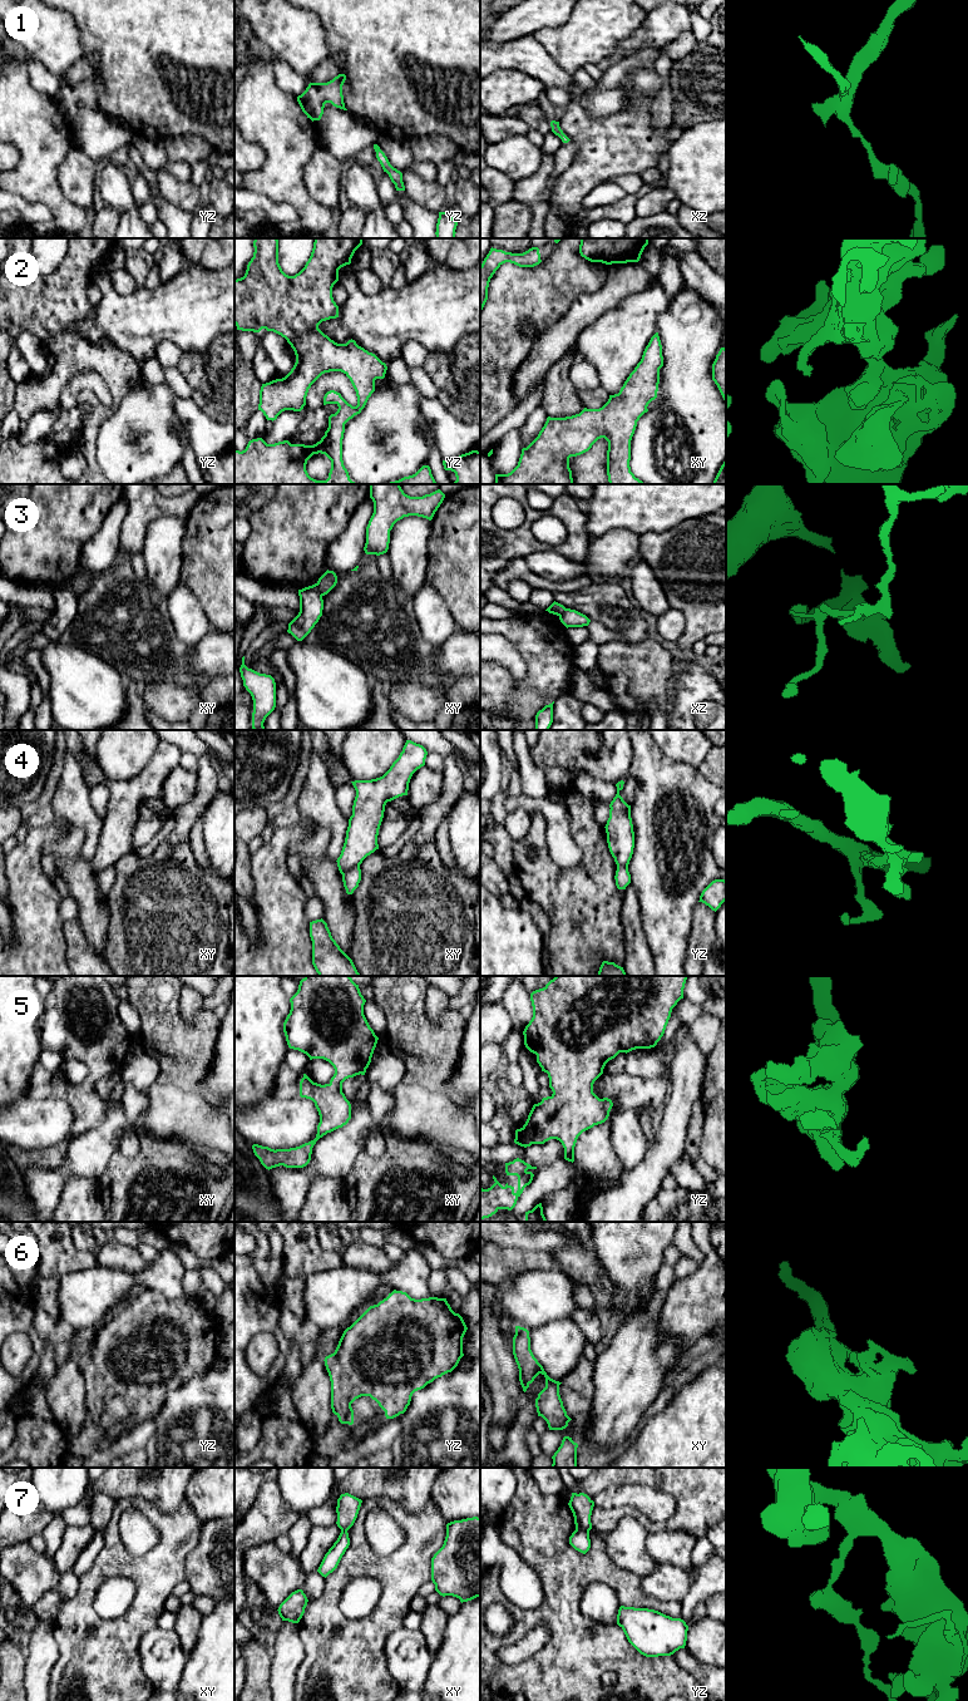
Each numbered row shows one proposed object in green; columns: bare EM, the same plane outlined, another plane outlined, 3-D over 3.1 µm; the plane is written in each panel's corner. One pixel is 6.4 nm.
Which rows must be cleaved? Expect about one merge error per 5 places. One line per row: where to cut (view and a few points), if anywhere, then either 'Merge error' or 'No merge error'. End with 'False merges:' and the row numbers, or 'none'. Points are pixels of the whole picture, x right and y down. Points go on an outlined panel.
1: No split. No merge error
2: No split. No merge error
3: Split along xy (316, 583), (322, 595). Merge error
4: Split along xy (359, 866), (342, 874). Merge error
5: No split. No merge error
6: No split. No merge error
7: Split along yz (576, 1527), (588, 1532). Merge error
False merges: 3, 4, 7

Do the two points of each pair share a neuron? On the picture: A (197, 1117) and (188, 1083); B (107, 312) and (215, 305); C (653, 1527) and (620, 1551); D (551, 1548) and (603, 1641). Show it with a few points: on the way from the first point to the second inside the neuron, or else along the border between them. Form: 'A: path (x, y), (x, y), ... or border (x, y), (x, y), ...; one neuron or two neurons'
A: border (162, 1084), (198, 1091), (212, 1105); two neurons
B: path (133, 315), (188, 311); one neuron
C: border (620, 1520), (623, 1517), (632, 1515), (648, 1532); two neurons
D: path (562, 1574), (562, 1612), (577, 1627); one neuron

